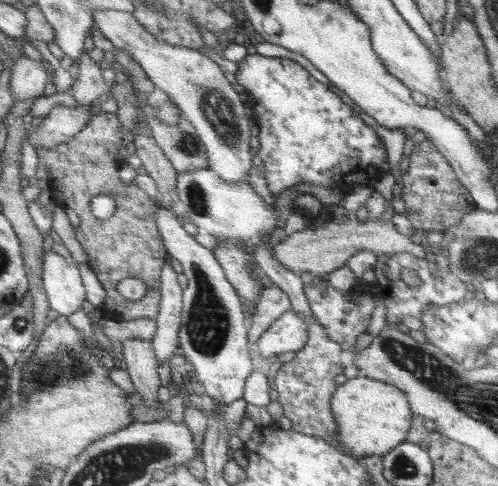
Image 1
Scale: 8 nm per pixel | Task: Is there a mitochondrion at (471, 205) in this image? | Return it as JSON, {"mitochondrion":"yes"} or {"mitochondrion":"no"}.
{"mitochondrion":"no"}

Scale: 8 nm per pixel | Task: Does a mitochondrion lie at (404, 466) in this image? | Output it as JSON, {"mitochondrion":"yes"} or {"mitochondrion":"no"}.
{"mitochondrion":"yes"}

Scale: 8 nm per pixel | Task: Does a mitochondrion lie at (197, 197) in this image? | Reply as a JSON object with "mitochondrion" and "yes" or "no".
{"mitochondrion":"yes"}

